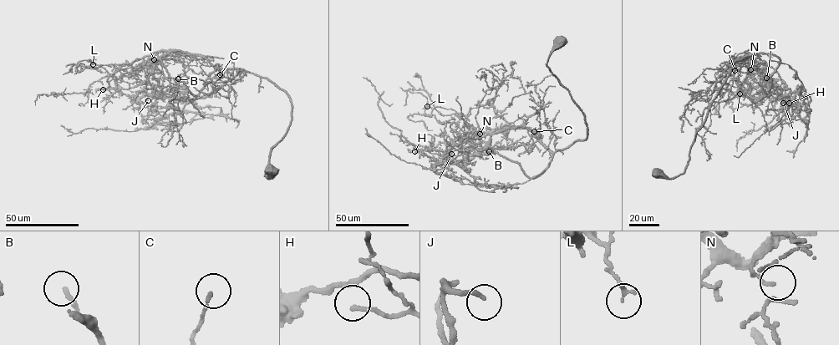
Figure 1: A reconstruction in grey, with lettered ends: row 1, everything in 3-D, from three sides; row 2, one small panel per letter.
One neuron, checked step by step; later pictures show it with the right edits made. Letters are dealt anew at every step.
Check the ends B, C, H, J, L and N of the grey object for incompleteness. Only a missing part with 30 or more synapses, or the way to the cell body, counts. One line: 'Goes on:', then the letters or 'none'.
Goes on: B

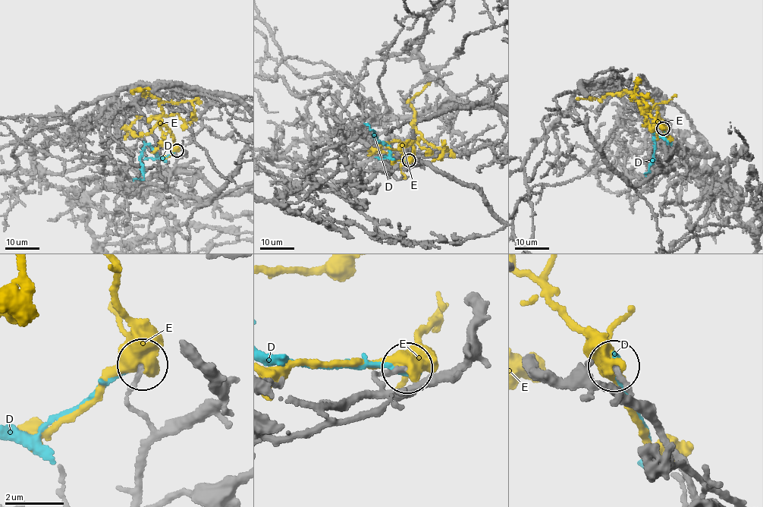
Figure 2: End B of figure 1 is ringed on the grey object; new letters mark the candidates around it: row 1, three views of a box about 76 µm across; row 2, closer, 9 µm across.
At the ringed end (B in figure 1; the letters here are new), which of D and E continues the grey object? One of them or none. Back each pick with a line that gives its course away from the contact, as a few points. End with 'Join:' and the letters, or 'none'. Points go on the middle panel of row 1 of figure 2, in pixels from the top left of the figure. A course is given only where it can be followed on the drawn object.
Join: none

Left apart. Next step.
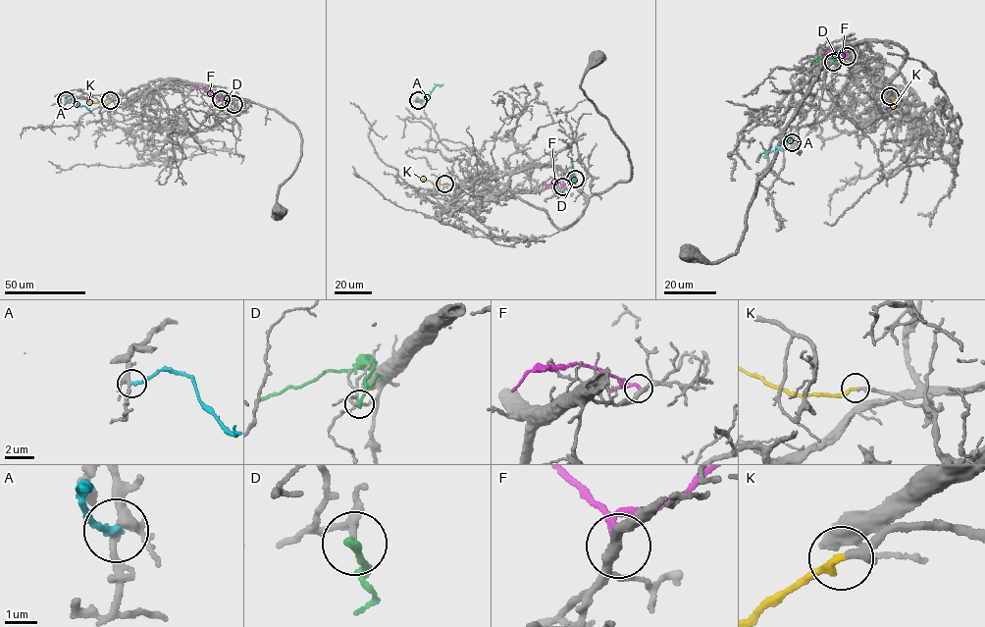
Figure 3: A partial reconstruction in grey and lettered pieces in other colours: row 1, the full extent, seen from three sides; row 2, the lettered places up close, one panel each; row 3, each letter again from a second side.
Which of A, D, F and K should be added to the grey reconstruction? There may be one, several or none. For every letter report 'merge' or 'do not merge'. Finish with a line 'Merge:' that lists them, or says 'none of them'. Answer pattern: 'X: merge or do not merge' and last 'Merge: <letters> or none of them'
A: do not merge
D: do not merge
F: do not merge
K: merge
Merge: K

